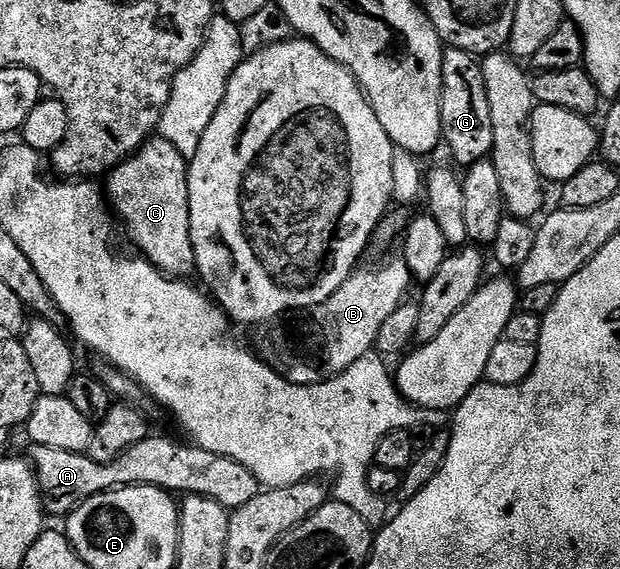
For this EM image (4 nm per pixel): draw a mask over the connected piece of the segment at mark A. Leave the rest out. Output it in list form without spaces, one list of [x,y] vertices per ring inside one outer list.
[[[151,434],[106,464],[95,462],[84,452],[72,453],[52,446],[33,444],[31,463],[37,469],[41,482],[41,500],[45,504],[46,513],[50,517],[68,517],[87,498],[100,492],[112,492],[114,488],[130,488],[132,484],[164,488],[170,494],[181,492],[185,496],[211,498],[219,502],[219,506],[230,510],[247,506],[247,502],[251,502],[251,498],[263,490],[263,485],[255,478],[255,474],[251,474],[247,466],[239,466],[235,458],[227,458],[223,454],[215,454],[192,442],[181,440]]]

